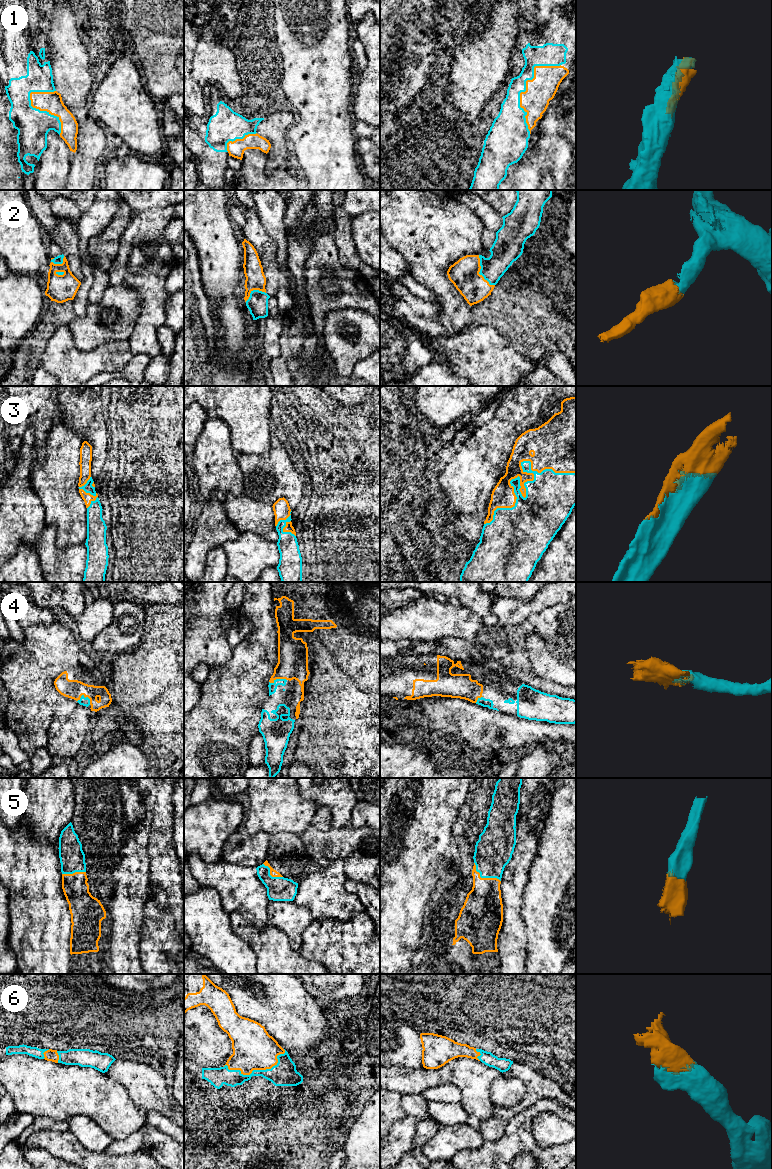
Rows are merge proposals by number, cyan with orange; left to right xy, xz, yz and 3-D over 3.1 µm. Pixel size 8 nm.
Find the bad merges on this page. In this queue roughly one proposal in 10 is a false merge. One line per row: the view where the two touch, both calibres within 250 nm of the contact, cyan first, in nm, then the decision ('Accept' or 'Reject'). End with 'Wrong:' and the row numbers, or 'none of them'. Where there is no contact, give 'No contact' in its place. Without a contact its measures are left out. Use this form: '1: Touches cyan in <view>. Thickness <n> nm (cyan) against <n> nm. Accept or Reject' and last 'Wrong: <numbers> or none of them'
1: Touches cyan in yz. Thickness 190 nm (cyan) against 220 nm. Accept
2: Touches cyan in yz. Thickness 200 nm (cyan) against 240 nm. Accept
3: Touches cyan in yz. Thickness 380 nm (cyan) against 190 nm. Accept
4: Touches cyan in xy. Thickness 70 nm (cyan) against 160 nm. Accept
5: Touches cyan in yz. Thickness 300 nm (cyan) against 320 nm. Accept
6: Touches cyan in xz. Thickness 190 nm (cyan) against 340 nm. Accept
Wrong: none of them

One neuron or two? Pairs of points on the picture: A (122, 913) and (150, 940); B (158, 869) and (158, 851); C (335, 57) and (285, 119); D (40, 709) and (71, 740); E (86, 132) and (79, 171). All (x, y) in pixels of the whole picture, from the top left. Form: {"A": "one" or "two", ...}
{"A": "two", "B": "one", "C": "two", "D": "two", "E": "one"}

